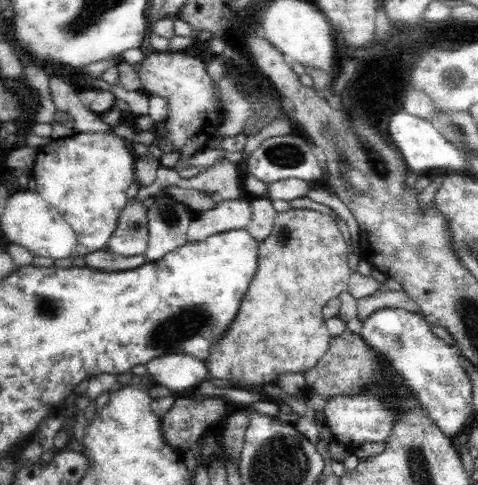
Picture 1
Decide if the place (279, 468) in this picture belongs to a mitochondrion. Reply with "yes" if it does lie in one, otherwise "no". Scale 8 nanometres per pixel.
yes

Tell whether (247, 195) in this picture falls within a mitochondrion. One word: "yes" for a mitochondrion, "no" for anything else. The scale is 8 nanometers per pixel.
no

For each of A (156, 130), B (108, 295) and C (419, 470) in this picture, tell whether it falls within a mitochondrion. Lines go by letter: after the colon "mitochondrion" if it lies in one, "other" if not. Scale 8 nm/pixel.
A: other
B: other
C: mitochondrion

